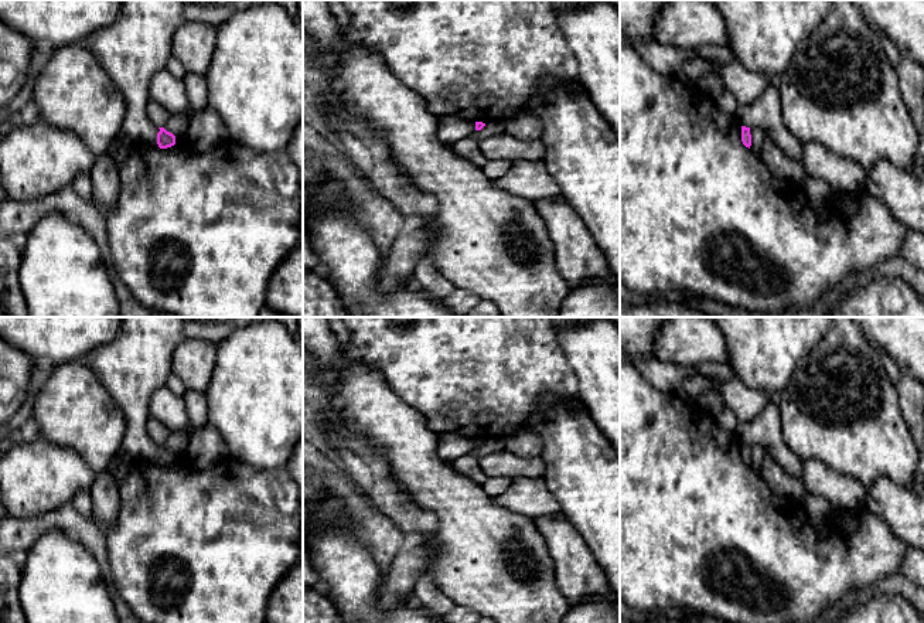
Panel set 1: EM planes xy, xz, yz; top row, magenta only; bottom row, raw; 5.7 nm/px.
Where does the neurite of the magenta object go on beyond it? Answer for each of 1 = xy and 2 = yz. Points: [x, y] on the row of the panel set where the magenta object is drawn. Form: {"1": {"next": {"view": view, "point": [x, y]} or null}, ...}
{"1": {"next": {"view": "xy", "point": [137, 44]}}, "2": {"next": null}}

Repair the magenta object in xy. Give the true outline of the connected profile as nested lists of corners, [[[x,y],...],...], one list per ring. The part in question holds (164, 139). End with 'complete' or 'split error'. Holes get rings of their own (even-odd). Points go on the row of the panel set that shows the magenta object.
[[[123,0],[115,21],[92,33],[83,45],[106,71],[126,101],[126,113],[117,142],[126,147],[157,143],[160,149],[175,144],[175,136],[157,127],[147,116],[149,85],[153,75],[166,68],[173,57],[174,33],[185,23],[204,23],[212,27],[229,20],[235,13],[265,0]]] | split error

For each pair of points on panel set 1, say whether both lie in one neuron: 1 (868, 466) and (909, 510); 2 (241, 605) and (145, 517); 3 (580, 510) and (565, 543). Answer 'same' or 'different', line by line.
1: different
2: same
3: different

